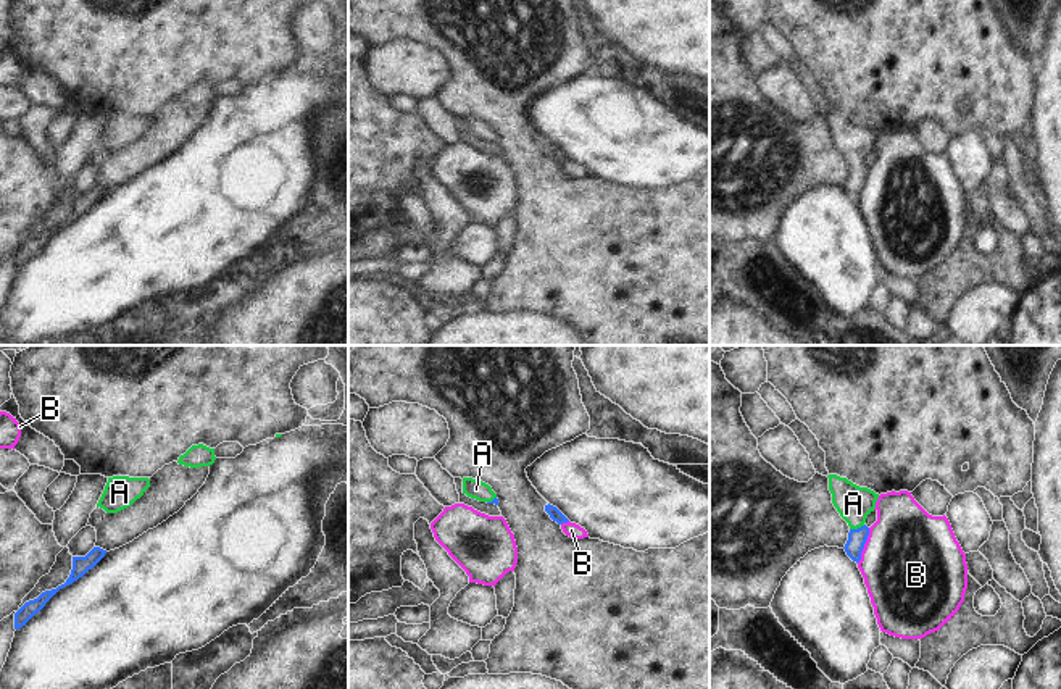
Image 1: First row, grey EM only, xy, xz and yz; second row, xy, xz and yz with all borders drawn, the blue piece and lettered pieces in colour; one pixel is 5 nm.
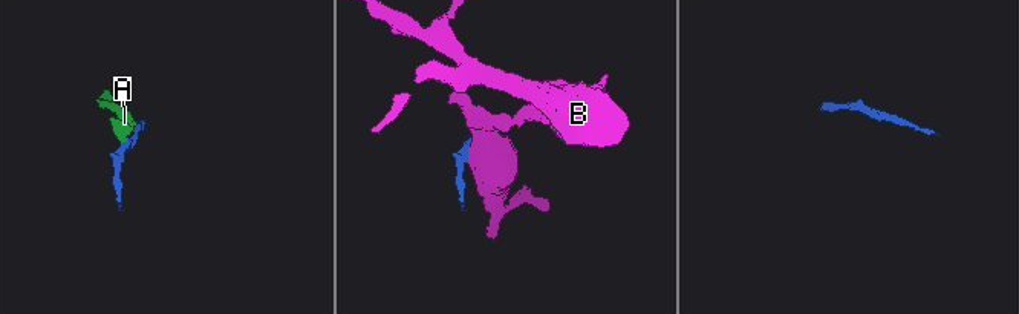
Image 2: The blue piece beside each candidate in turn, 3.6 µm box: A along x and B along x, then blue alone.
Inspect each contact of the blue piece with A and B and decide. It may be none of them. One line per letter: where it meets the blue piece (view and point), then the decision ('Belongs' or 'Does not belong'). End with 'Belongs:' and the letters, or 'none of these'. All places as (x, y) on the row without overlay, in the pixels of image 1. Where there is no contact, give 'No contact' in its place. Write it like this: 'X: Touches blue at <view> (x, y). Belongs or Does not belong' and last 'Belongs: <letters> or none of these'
A: Touches blue at yz (858, 167). Belongs
B: Touches blue at yz (863, 184). Does not belong
Belongs: A.

